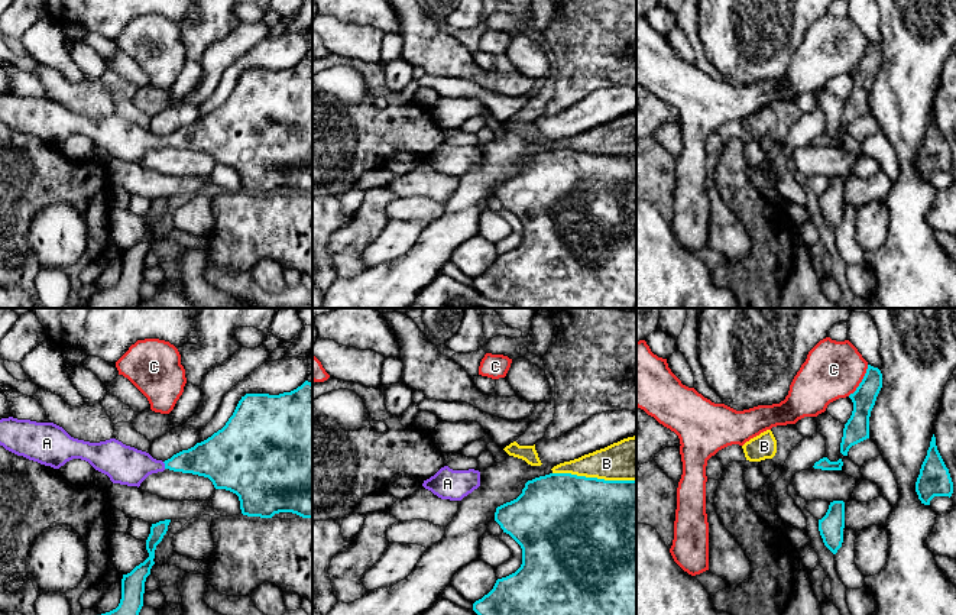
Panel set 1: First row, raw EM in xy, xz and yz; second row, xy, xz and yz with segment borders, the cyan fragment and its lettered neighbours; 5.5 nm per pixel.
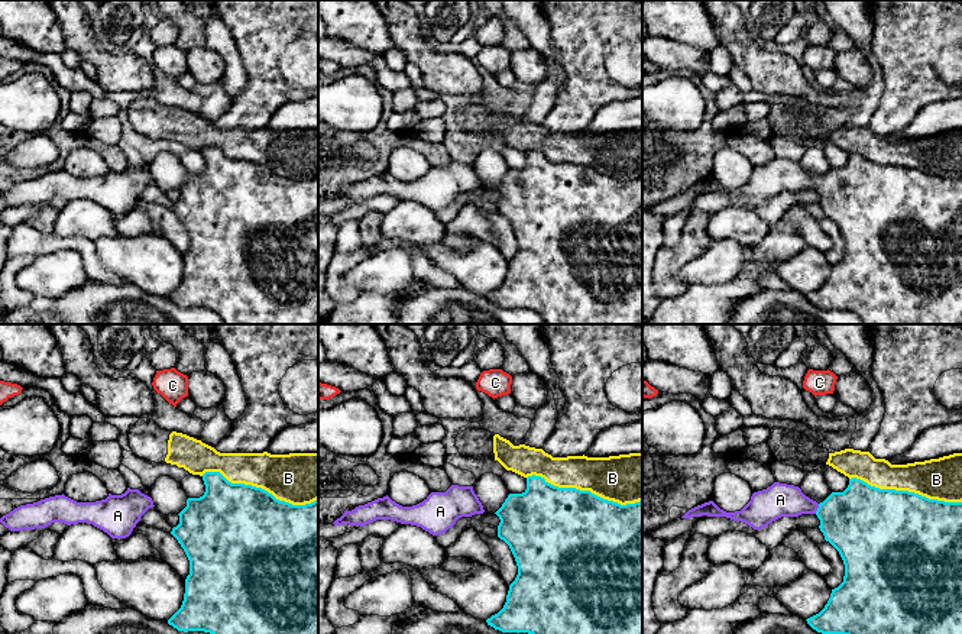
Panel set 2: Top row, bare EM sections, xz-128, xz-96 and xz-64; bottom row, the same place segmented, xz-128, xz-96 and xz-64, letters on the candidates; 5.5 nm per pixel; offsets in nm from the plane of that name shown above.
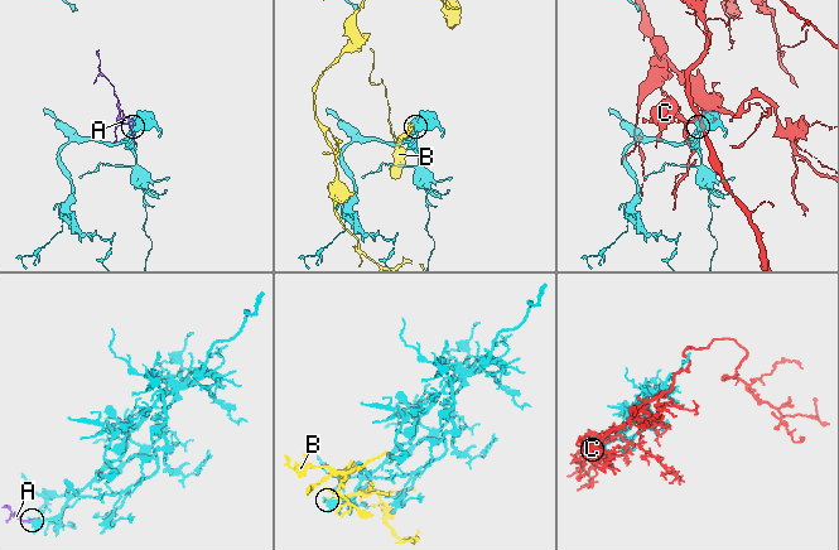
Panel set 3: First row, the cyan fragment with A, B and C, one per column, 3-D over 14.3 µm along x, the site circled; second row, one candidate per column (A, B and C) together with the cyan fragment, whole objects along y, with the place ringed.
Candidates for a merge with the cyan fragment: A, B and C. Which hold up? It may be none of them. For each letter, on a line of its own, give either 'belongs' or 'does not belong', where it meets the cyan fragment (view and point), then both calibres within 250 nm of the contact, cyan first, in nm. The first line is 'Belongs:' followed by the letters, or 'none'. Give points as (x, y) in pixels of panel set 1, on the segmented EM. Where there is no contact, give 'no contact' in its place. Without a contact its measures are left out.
Belongs: A
A: belongs; meets cyan in xy at (165, 465); 200 nm thick on the cyan side, 220 nm on the other
B: does not belong; meets cyan in xz at (595, 478); 500 nm thick on the cyan side, 240 nm on the other
C: does not belong; meets cyan in yz at (862, 381); 130 nm thick on the cyan side, 320 nm on the other

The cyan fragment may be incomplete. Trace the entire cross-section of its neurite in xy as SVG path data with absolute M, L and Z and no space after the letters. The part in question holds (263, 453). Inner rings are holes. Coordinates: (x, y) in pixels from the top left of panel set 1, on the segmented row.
M308 381L279 395L246 394L221 430L165 462L116 438L90 443L71 437L54 423L13 417L0 420L0 446L54 469L81 459L107 475L113 483L127 486L139 488L149 475L165 469L192 473L208 478L215 489L236 493L243 515L272 518L279 512L292 512L312 518L312 383Z

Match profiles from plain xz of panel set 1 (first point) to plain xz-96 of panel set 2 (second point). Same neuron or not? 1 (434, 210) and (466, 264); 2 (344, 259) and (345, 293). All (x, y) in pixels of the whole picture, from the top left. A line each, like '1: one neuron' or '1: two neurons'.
1: two neurons
2: one neuron

